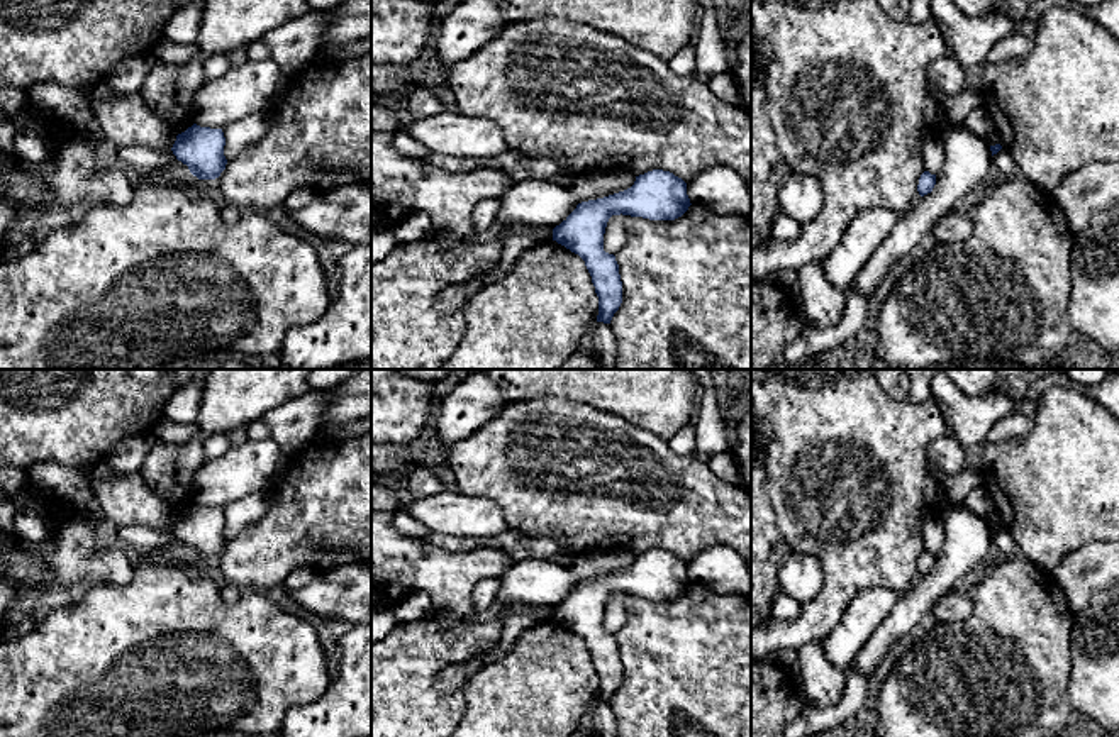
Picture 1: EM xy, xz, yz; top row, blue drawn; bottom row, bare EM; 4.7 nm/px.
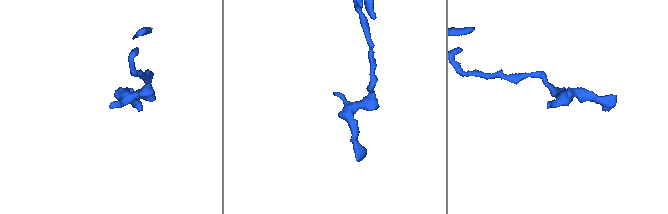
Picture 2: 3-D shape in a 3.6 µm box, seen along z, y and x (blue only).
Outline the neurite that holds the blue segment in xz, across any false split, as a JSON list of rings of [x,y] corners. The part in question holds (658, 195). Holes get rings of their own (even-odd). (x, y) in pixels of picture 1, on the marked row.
[[[653,169],[636,176],[631,188],[582,202],[553,229],[553,241],[578,254],[598,296],[597,322],[610,324],[622,303],[622,281],[614,254],[604,251],[604,234],[612,215],[675,220],[688,207],[687,183],[670,171]]]

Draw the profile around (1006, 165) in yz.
[[[1004,147],[992,156],[992,166],[999,169],[999,173],[1002,175],[1002,180],[1021,176],[1019,166]]]

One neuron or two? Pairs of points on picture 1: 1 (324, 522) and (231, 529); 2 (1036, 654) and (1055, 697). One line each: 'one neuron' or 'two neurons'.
1: two neurons
2: one neuron

